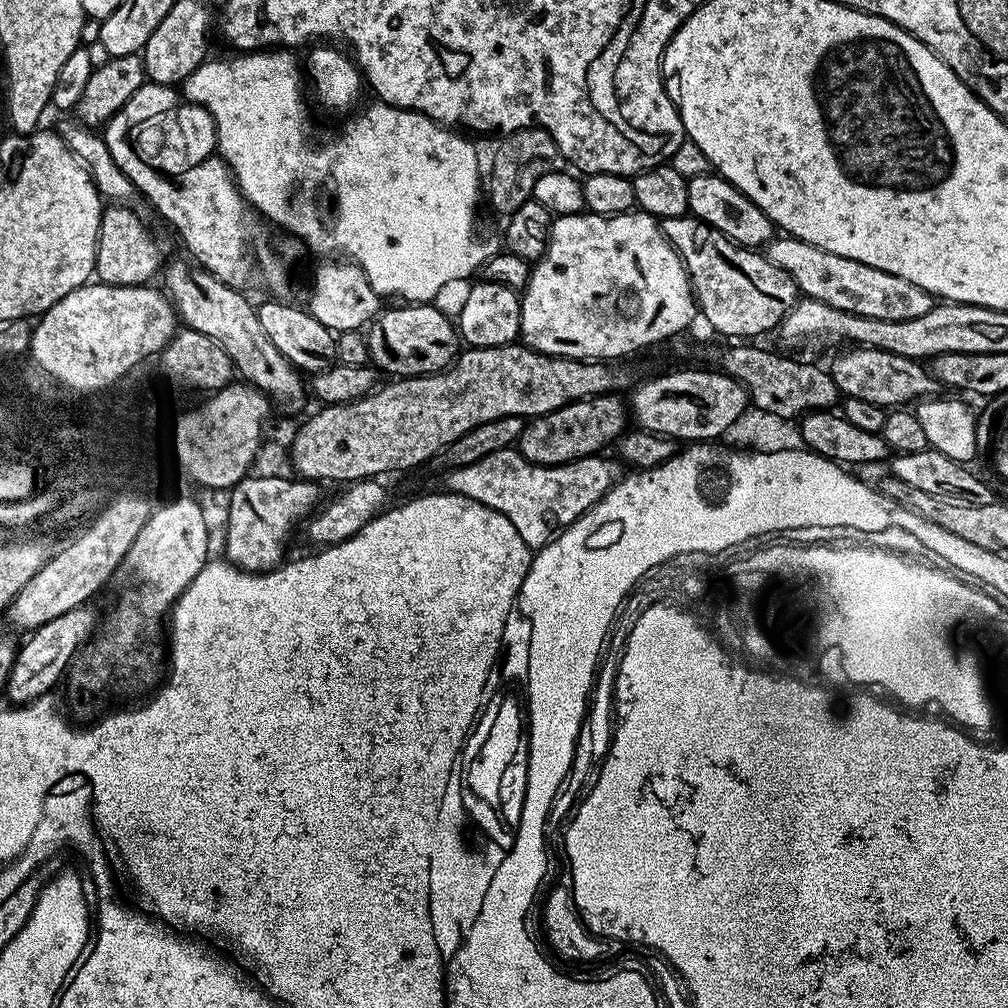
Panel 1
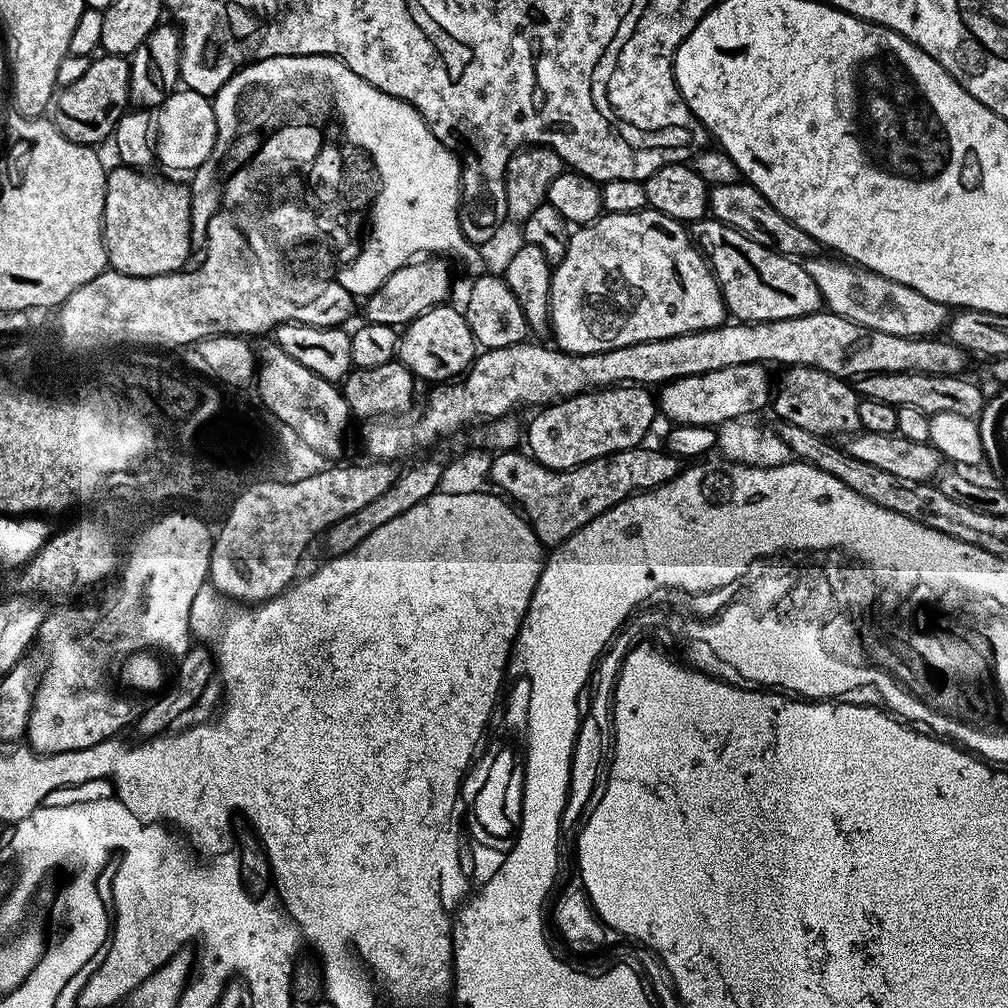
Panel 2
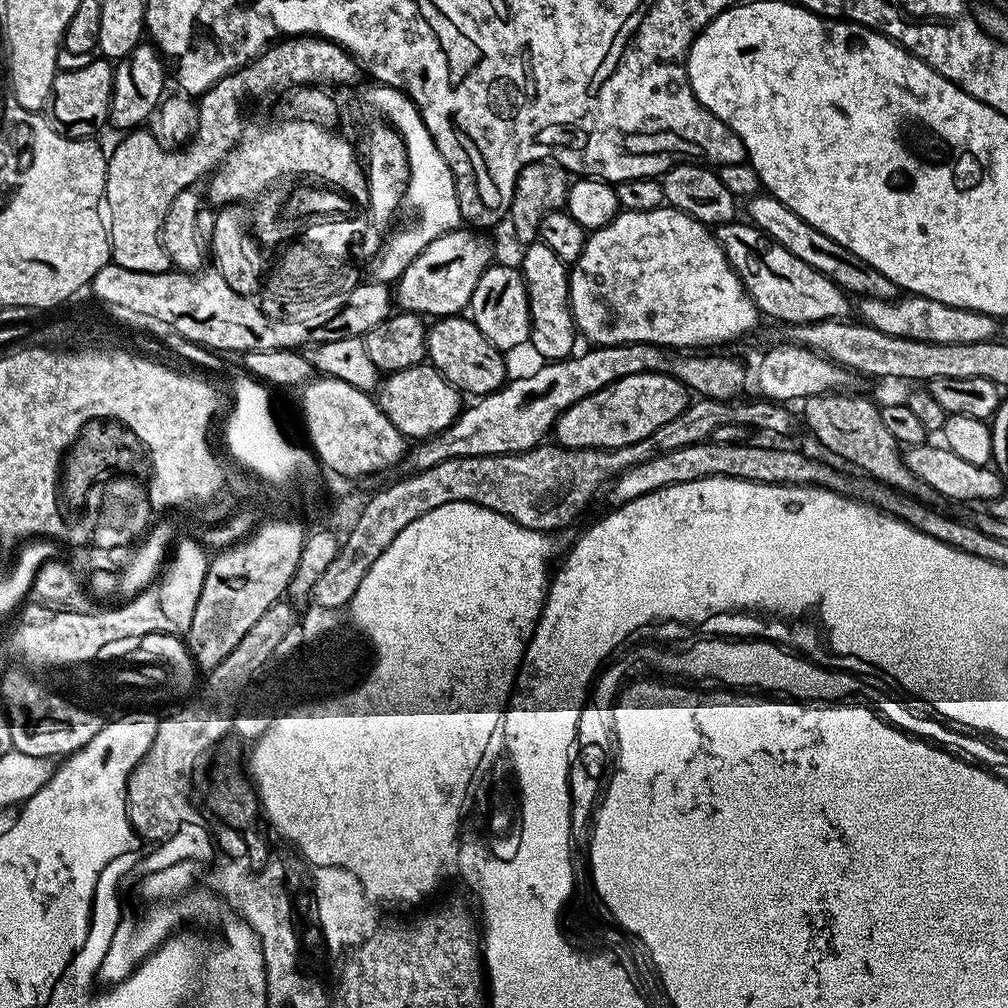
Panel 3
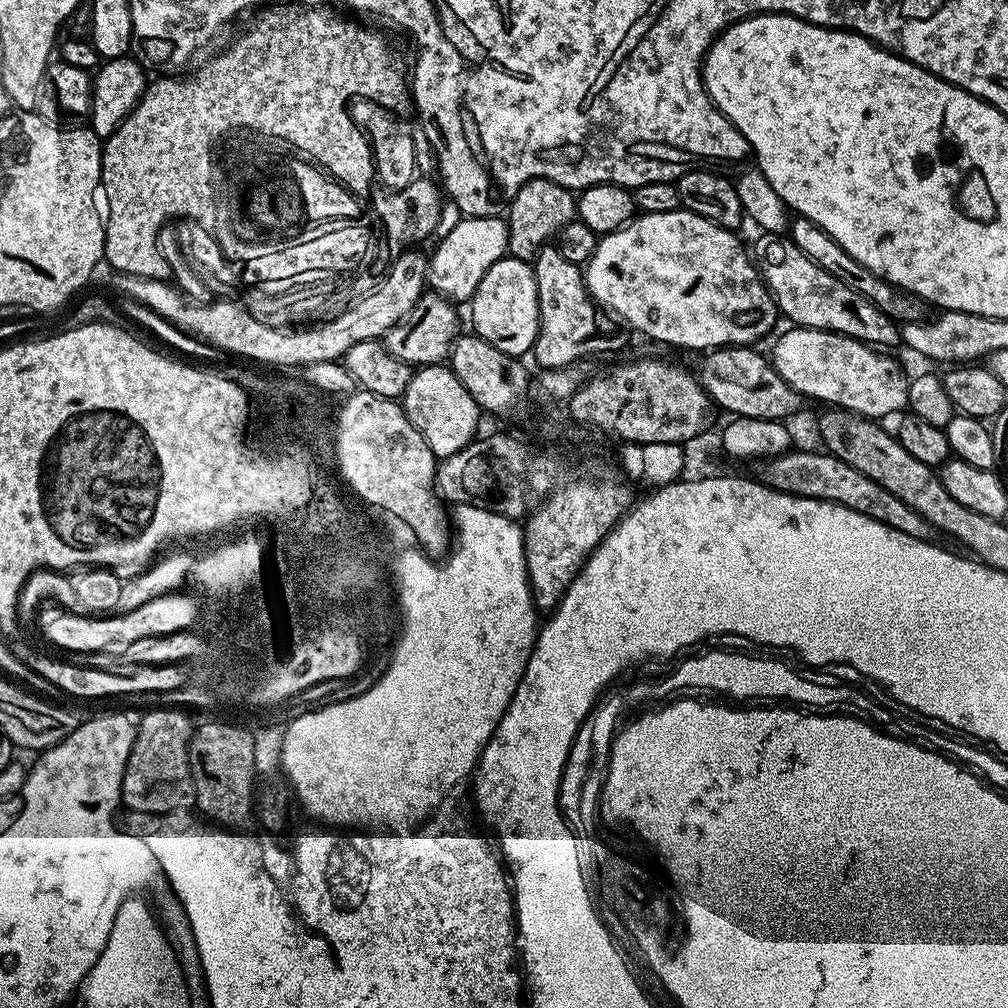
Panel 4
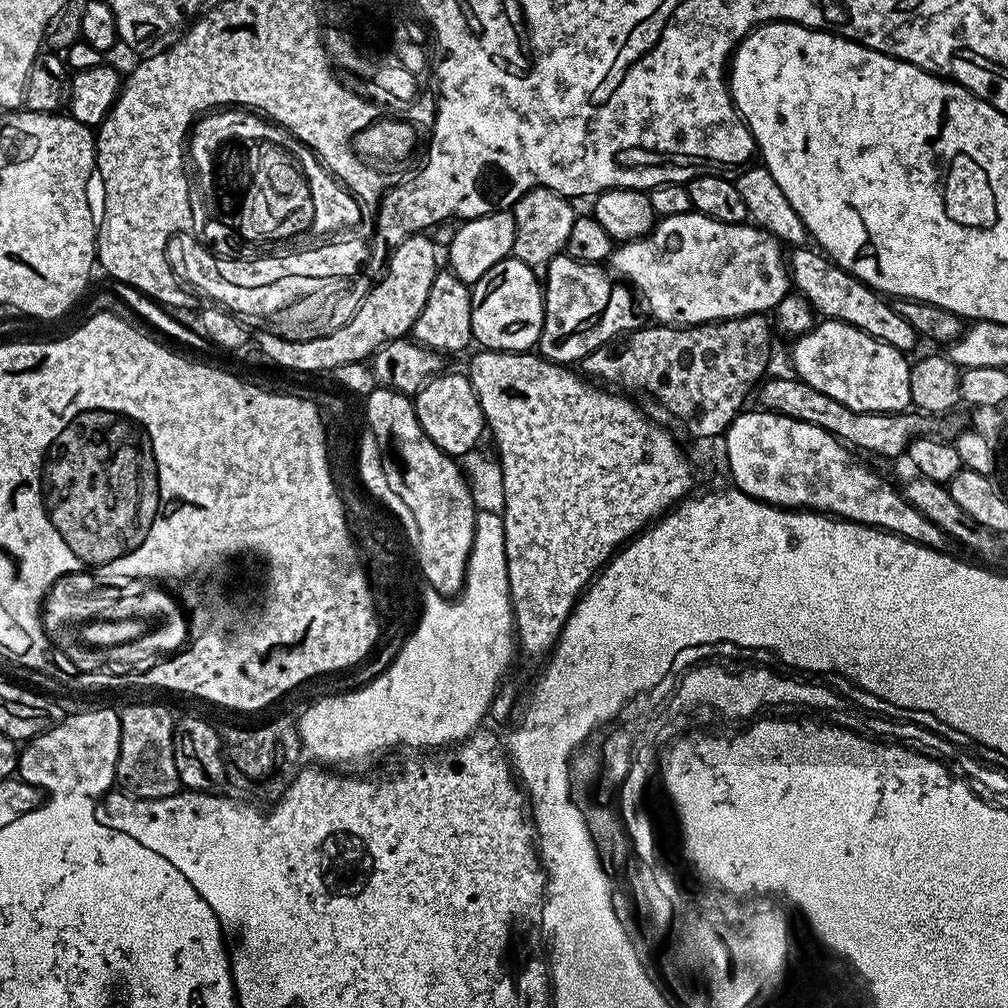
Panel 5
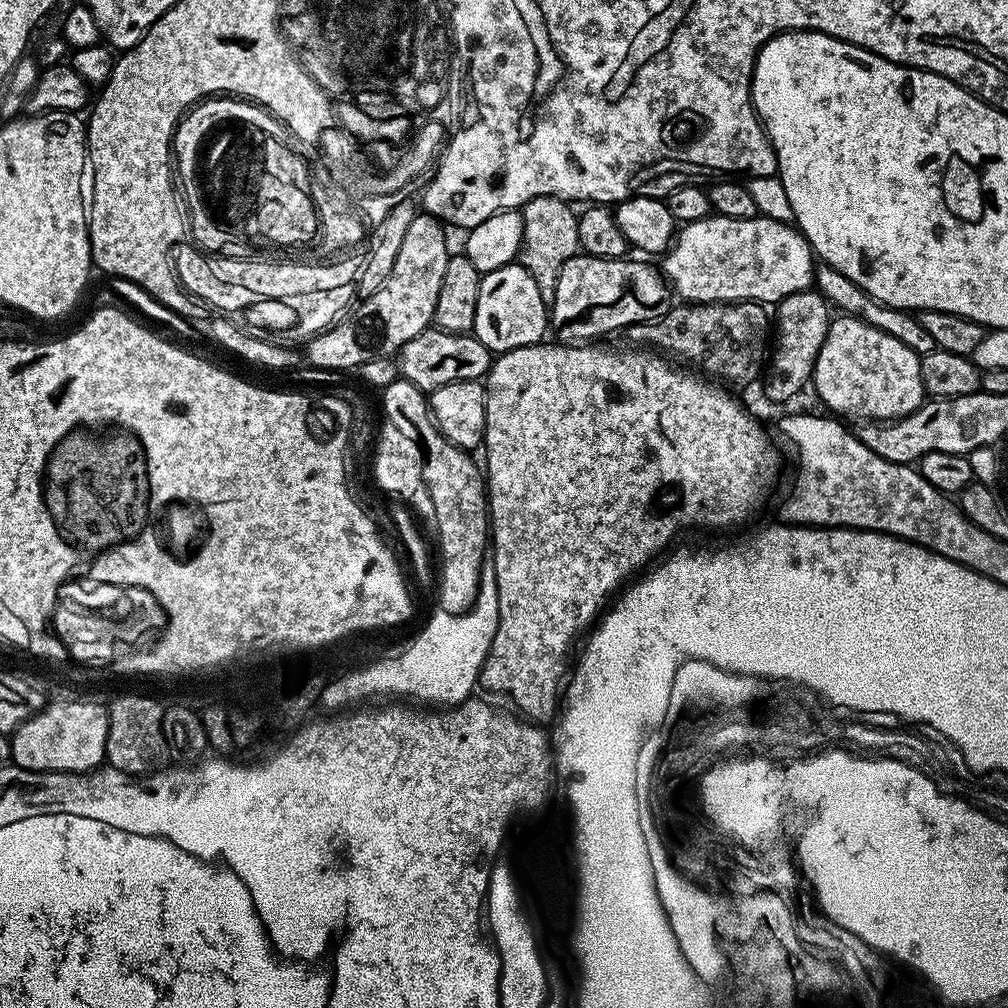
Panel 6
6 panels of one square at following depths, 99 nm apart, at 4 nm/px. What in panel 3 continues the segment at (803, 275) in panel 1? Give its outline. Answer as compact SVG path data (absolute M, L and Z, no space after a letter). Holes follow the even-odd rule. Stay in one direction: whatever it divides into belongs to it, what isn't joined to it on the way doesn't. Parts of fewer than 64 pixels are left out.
M904 294L894 300L863 298L859 301L858 312L859 308L859 319L874 330L882 330L882 334L894 334L898 338L914 338L918 342L982 342L997 335L997 317L978 310L950 306L925 296Z

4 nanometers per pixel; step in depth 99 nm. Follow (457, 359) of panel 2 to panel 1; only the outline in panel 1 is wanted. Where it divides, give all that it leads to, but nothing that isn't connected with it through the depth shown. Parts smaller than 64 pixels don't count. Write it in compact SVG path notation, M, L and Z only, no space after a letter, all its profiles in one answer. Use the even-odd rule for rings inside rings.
M408 302L404 308L385 307L380 315L372 321L366 332L368 342L368 359L381 373L389 372L389 377L428 376L432 372L442 372L450 367L453 360L462 351L462 341L457 325L452 324L436 309L432 302Z

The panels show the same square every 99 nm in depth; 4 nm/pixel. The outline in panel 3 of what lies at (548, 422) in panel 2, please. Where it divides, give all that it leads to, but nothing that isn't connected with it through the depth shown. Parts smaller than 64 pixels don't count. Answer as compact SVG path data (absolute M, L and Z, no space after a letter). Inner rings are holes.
M643 372L642 374L630 374L626 378L618 378L610 382L602 390L574 402L554 425L555 443L561 448L621 448L630 446L634 442L642 442L654 434L666 422L674 422L686 410L690 403L690 393L682 382L678 382L673 376L667 376L661 372Z

